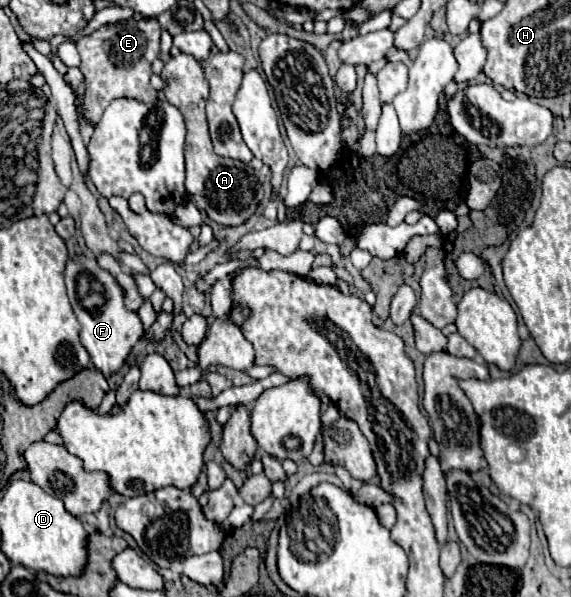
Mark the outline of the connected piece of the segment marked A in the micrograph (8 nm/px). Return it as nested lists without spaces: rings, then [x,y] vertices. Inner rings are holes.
[[[179,54],[173,56],[163,72],[161,78],[165,80],[165,96],[167,100],[177,106],[187,124],[187,142],[185,142],[185,166],[187,166],[187,196],[189,200],[205,212],[213,222],[221,226],[237,226],[243,224],[259,206],[263,200],[263,188],[255,176],[255,170],[251,166],[245,166],[239,160],[223,158],[213,152],[213,144],[209,138],[209,128],[207,128],[207,116],[205,116],[205,102],[209,96],[209,82],[205,80],[201,64],[189,56],[189,54]]]

